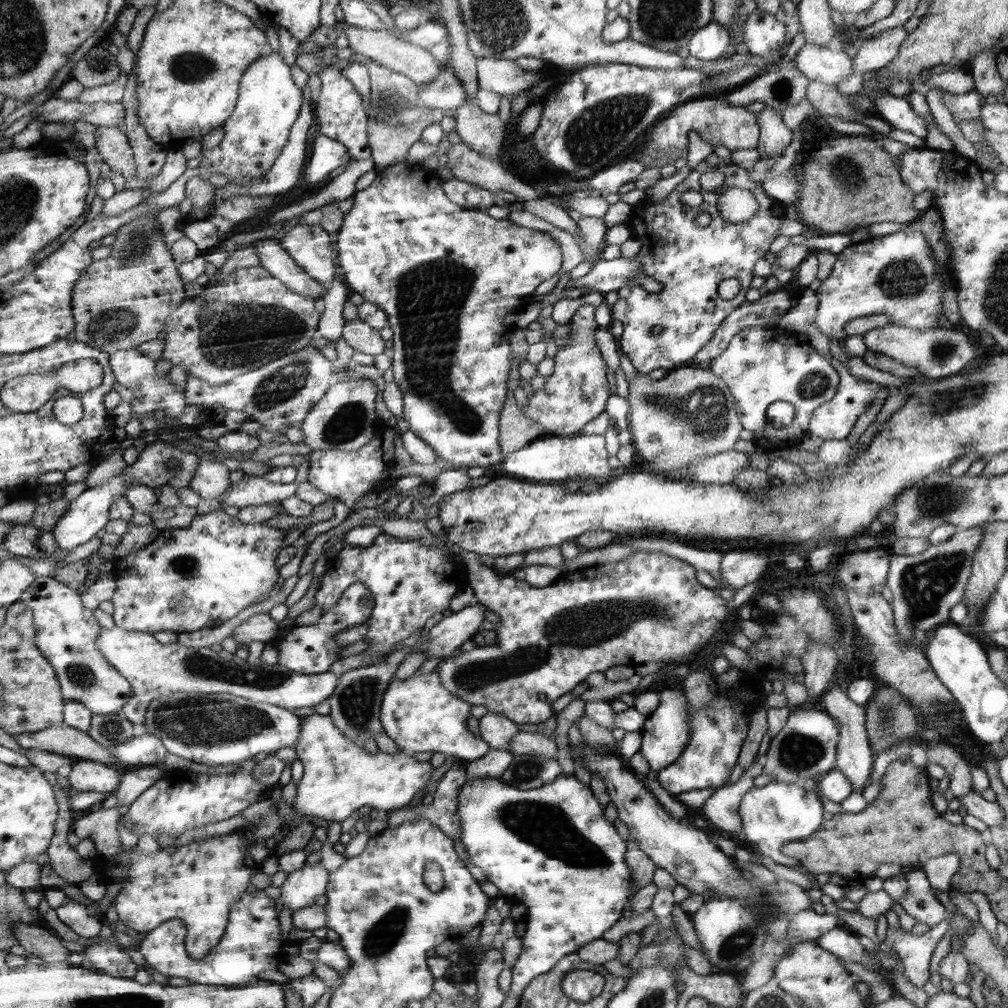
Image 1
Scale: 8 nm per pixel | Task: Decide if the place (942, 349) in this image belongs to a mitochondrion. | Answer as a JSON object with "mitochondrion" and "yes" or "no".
{"mitochondrion":"yes"}

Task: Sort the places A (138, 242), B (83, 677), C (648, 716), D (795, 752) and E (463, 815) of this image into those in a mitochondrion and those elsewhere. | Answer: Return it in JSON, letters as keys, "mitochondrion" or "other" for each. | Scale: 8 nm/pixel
{"A":"mitochondrion","B":"mitochondrion","C":"other","D":"mitochondrion","E":"other"}

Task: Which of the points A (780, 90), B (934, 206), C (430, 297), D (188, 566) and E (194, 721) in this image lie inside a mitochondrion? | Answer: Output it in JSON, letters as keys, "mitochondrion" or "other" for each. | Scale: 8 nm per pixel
{"A":"mitochondrion","B":"other","C":"mitochondrion","D":"mitochondrion","E":"mitochondrion"}

